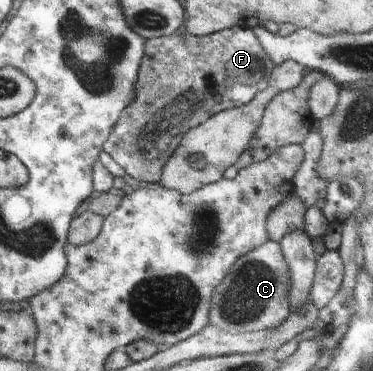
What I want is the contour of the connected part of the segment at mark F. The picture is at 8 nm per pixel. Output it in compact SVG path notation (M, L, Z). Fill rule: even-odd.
M232 26L227 30L203 36L189 36L181 29L170 36L146 39L144 58L140 62L138 80L134 86L134 102L122 110L108 140L102 144L102 151L106 152L126 175L147 183L160 183L162 168L177 150L182 136L214 114L243 106L253 100L258 92L268 86L274 66L250 28Z

